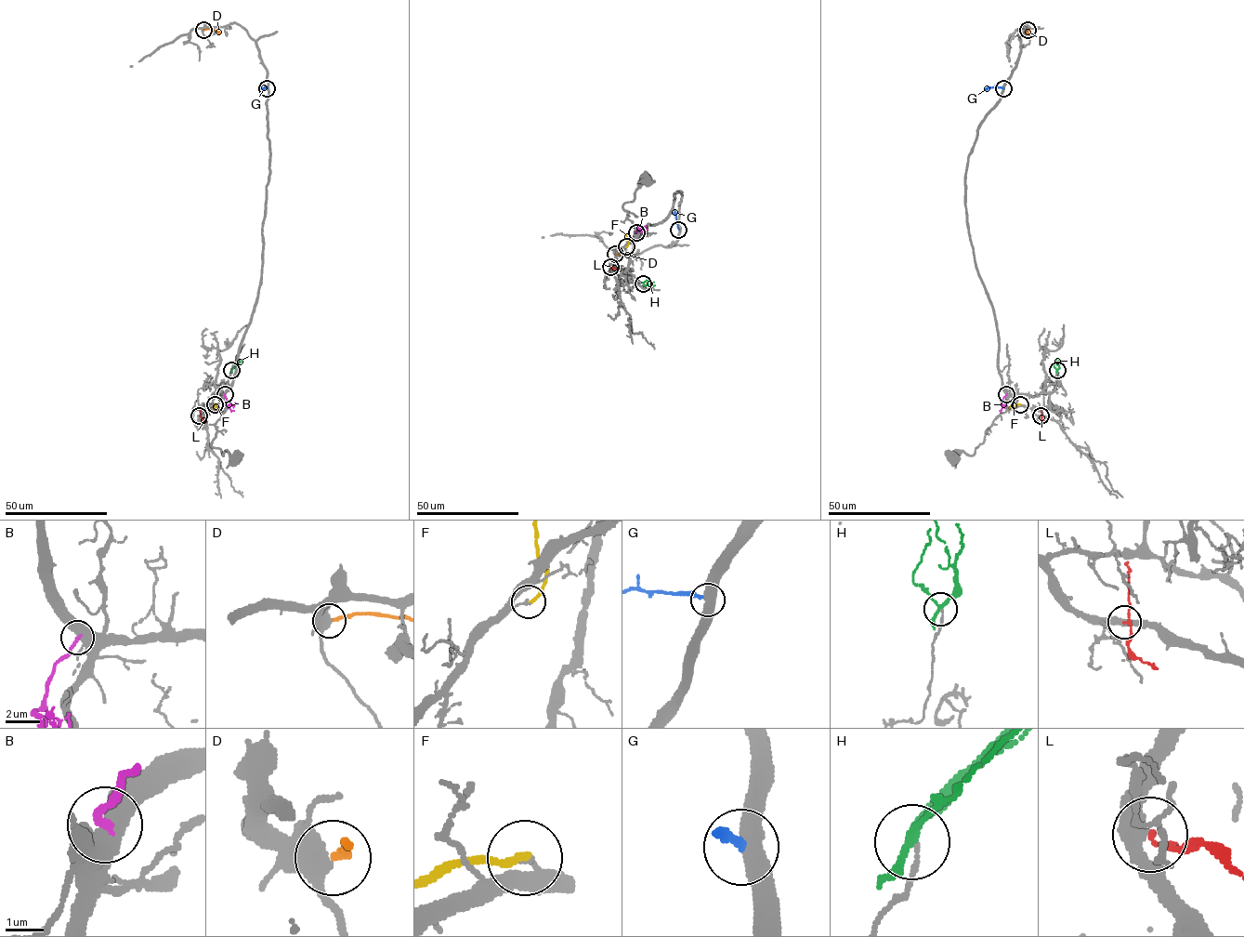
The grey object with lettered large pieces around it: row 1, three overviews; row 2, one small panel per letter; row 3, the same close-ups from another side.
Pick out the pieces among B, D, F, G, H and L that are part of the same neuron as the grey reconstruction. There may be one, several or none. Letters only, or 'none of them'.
none of them

